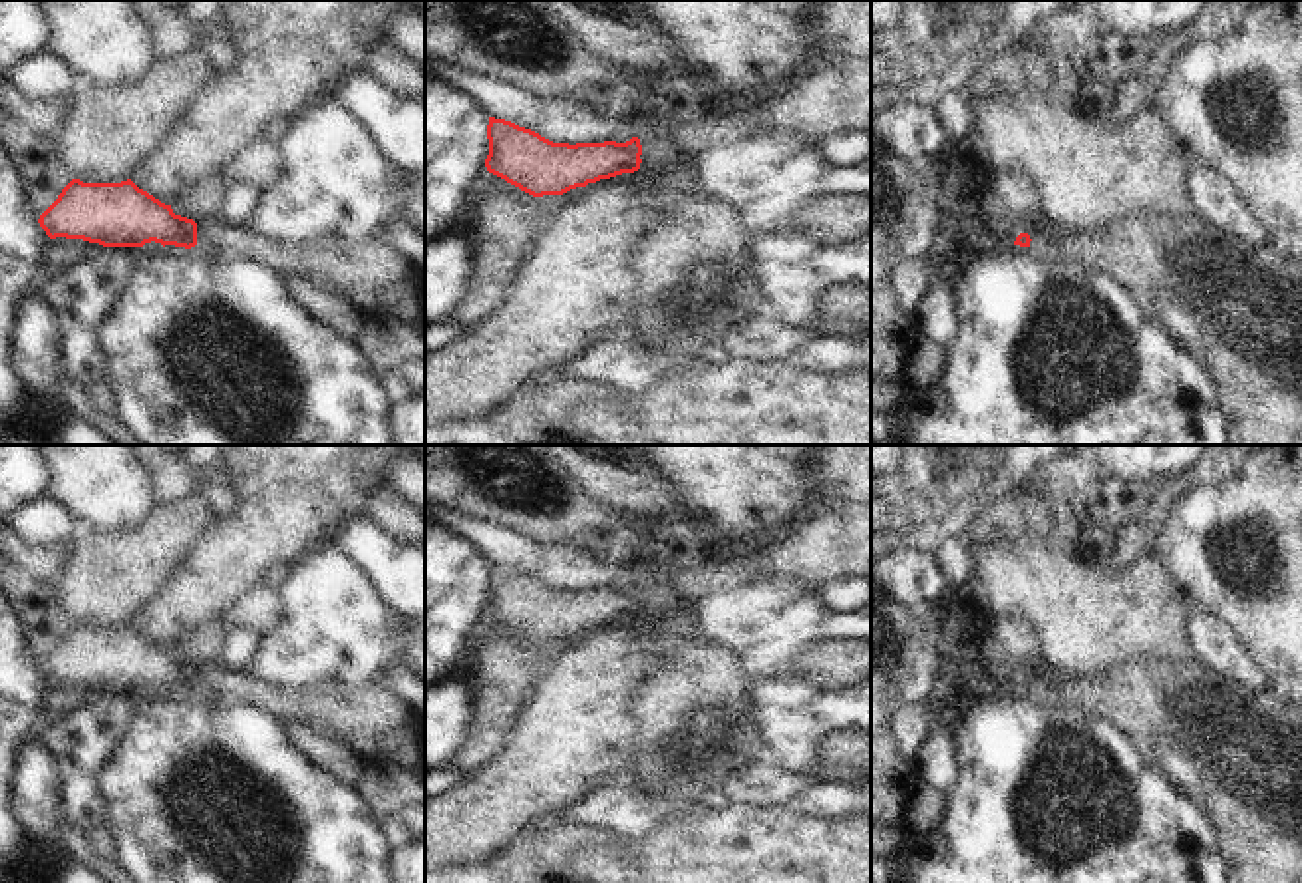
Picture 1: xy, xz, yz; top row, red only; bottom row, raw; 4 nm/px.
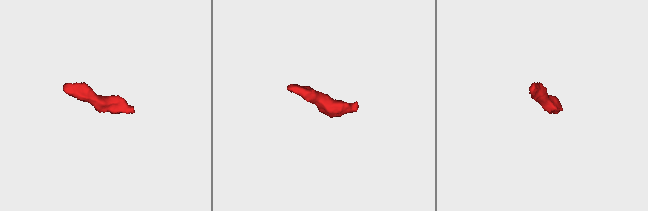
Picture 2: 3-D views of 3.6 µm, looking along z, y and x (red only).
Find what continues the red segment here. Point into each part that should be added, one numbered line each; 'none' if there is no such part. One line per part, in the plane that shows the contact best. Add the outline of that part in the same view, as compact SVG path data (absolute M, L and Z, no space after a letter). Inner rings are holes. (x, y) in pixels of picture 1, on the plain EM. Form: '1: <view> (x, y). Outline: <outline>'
1: yz (1237, 752). Outline: M1127 662L1087 680L1048 674L1040 664L1034 664L1008 672L1008 678L1010 688L1014 688L1020 678L1028 678L1032 684L1030 692L1038 694L1042 700L1058 706L1075 706L1085 714L1103 716L1113 722L1129 738L1133 748L1173 782L1183 797L1193 799L1207 813L1226 861L1228 883L1302 883L1302 708L1282 702L1272 690L1262 692L1236 684L1203 664L1177 666L1169 662Z

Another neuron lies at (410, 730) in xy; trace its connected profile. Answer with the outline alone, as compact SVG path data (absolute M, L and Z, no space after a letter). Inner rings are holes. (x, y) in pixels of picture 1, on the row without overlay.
M409 720L406 724L402 724L396 732L392 732L386 738L384 748L394 748L394 746L400 746L404 742L421 744L421 730L417 726L417 720Z

